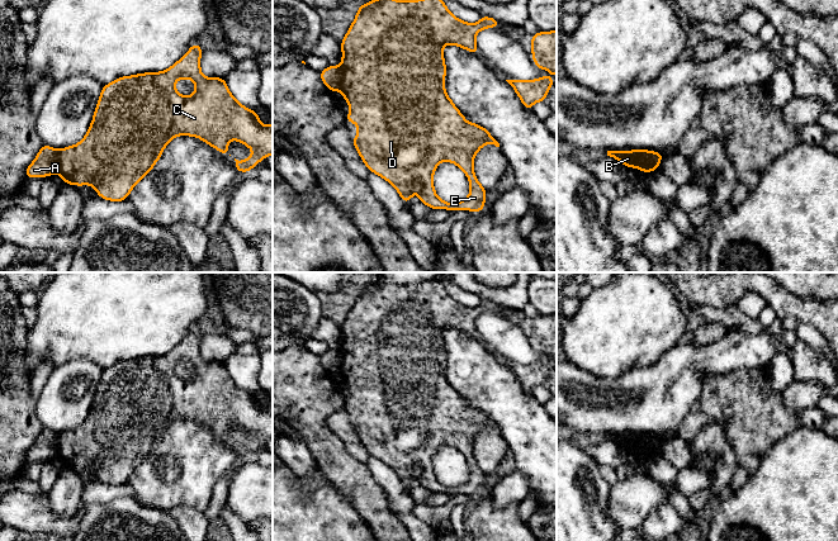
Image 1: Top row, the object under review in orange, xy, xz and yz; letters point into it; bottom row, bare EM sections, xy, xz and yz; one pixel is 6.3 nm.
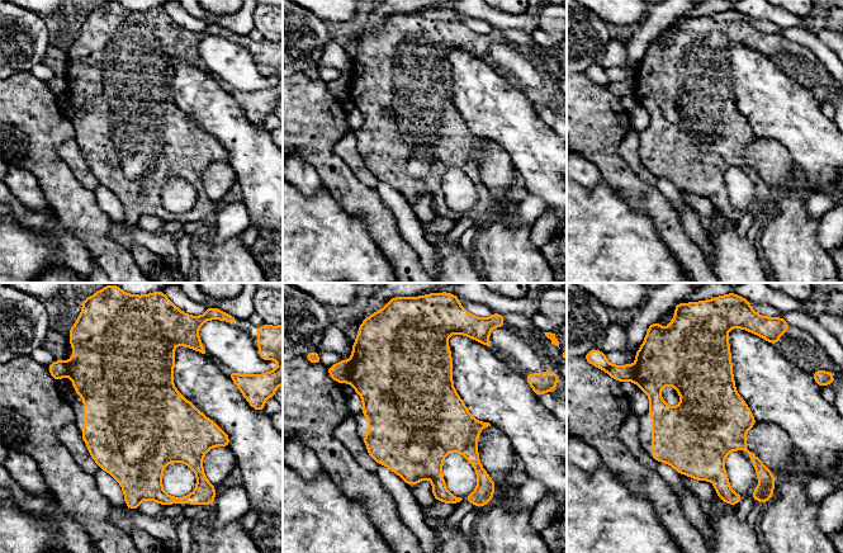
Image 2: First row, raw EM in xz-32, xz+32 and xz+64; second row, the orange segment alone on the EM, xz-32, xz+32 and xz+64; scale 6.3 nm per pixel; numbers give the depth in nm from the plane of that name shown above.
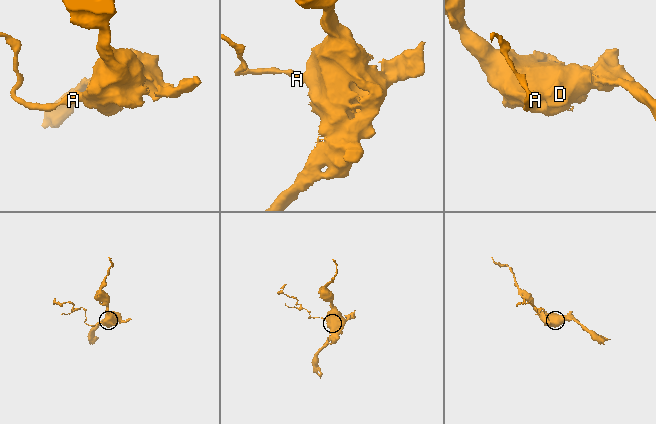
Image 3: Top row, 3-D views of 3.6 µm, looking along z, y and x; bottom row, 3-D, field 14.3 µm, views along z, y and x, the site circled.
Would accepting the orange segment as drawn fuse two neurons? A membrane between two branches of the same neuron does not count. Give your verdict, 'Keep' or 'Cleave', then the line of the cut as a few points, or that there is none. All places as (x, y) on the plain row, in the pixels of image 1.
Cleave. Split along xy (58, 433), (56, 455)

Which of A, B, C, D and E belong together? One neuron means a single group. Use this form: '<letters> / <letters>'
A / B C D E

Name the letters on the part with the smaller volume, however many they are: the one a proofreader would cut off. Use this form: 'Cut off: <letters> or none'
Cut off: A

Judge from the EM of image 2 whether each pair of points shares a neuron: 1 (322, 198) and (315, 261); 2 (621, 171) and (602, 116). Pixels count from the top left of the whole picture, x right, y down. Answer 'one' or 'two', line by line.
1: one
2: one

